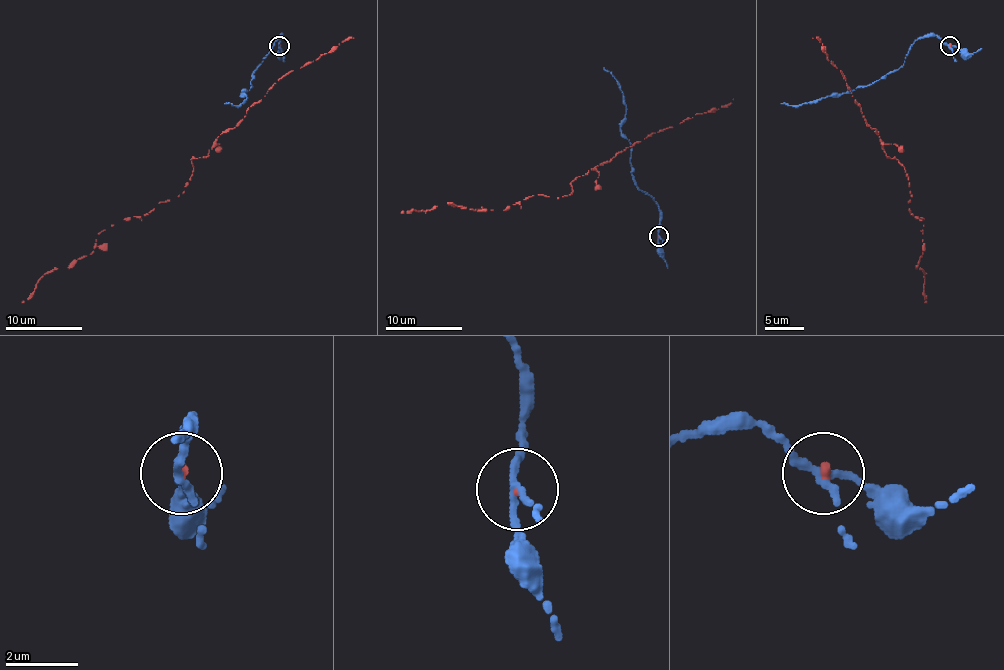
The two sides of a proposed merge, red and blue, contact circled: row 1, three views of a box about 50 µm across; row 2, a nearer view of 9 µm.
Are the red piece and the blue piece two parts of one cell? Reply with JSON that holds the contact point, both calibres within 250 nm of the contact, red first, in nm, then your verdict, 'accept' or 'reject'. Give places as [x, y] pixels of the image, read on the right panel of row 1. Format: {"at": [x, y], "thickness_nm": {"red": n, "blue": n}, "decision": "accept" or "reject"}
{"at": [949, 46], "thickness_nm": {"red": 190, "blue": 260}, "decision": "accept"}

